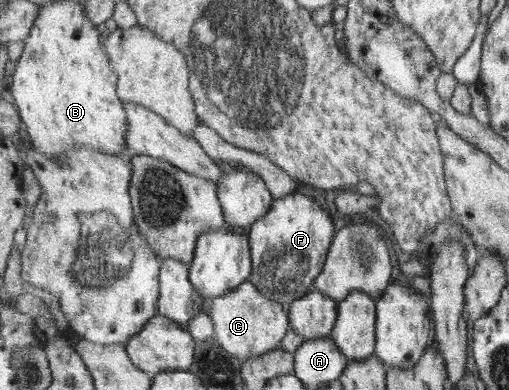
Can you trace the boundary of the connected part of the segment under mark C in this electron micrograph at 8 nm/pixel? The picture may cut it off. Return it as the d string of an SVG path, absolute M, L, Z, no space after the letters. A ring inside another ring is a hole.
M248 280L228 295L222 295L209 304L208 314L216 326L214 340L220 342L226 352L248 360L265 355L281 346L291 328L289 312L282 301L270 300L256 285Z

